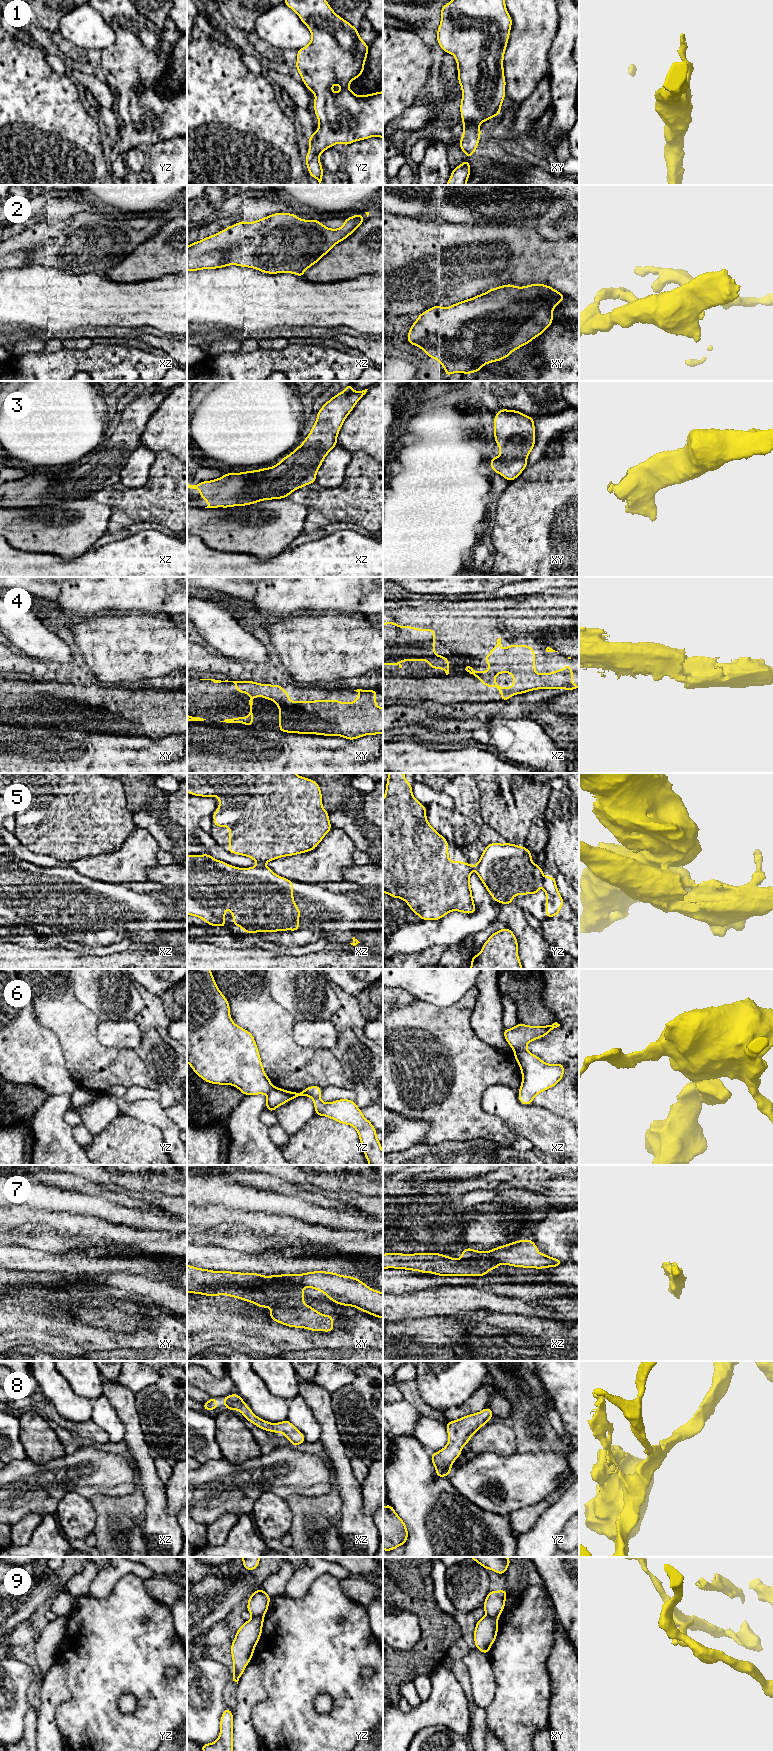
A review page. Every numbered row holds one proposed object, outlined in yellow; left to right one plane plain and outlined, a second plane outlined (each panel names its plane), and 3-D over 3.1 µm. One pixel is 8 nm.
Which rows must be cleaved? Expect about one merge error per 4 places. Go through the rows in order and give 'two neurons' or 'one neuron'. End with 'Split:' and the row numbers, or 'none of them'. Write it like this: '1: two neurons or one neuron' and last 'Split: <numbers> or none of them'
1: one neuron
2: one neuron
3: one neuron
4: one neuron
5: two neurons
6: two neurons
7: two neurons
8: one neuron
9: two neurons
Split: 5, 6, 7, 9

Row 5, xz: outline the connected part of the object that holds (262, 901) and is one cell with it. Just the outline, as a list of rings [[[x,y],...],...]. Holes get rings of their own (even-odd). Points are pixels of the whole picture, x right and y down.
[[[208,853],[203,855],[187,855],[187,914],[201,918],[210,926],[220,926],[225,928],[225,911],[229,910],[233,914],[233,924],[241,927],[244,933],[257,932],[277,932],[277,931],[298,931],[299,930],[299,915],[302,913],[296,906],[293,899],[293,881],[276,875],[270,868],[263,864],[259,864],[250,868],[239,868],[231,866],[223,861],[211,857]]]

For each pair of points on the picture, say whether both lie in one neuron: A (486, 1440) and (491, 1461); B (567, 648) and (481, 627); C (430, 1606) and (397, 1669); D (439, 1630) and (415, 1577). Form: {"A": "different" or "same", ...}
{"A": "different", "B": "different", "C": "same", "D": "same"}

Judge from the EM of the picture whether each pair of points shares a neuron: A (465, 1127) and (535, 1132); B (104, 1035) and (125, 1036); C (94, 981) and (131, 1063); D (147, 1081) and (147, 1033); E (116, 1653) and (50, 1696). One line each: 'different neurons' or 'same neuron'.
A: different neurons
B: same neuron
C: different neurons
D: different neurons
E: different neurons

